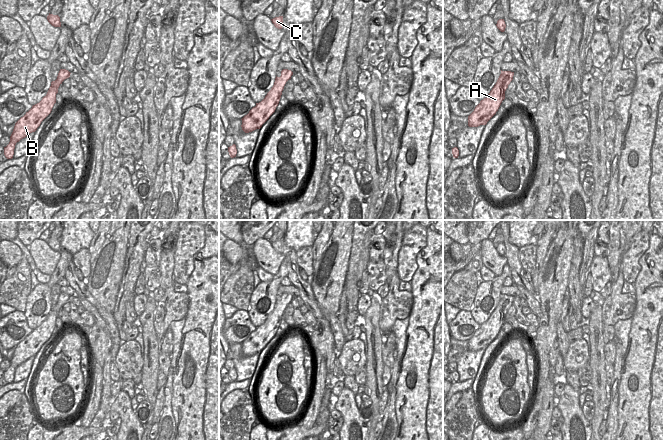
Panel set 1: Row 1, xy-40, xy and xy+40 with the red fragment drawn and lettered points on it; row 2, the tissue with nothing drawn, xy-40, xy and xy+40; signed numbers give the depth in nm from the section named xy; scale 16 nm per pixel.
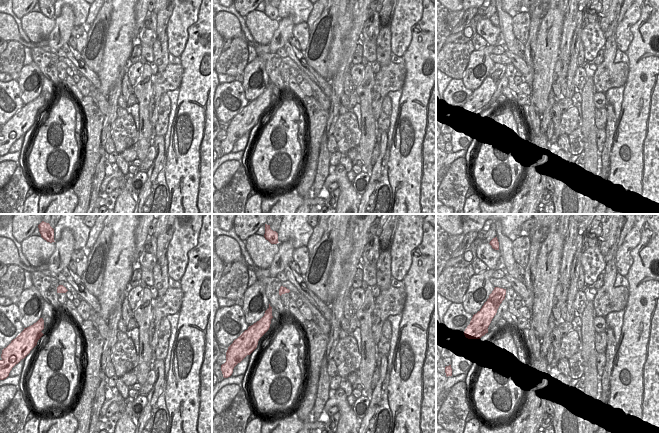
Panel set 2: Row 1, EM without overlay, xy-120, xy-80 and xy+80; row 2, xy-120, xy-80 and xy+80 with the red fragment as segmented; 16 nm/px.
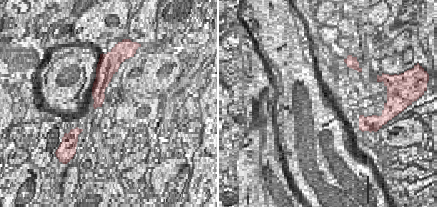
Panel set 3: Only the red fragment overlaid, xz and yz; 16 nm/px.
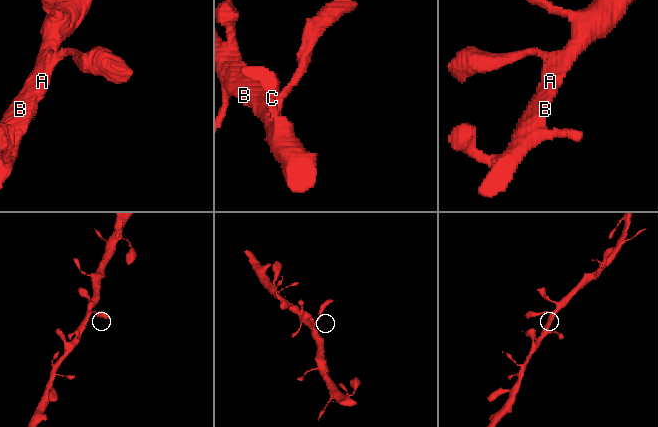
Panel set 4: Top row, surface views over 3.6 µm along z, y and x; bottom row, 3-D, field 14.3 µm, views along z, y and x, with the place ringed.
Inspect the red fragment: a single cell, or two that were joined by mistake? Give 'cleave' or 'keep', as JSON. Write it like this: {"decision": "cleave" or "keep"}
{"decision": "keep"}

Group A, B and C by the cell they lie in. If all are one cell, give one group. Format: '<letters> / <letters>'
A B C

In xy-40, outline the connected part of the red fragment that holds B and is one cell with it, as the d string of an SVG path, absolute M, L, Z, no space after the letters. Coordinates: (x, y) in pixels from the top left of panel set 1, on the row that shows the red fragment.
M60 69L57 79L51 82L47 94L15 123L10 142L4 147L4 155L7 159L13 158L16 143L30 133L35 132L41 122L51 113L56 103L58 88L65 79L70 77L70 74L68 70Z

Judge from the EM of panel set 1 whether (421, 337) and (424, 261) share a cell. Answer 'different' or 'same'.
same

